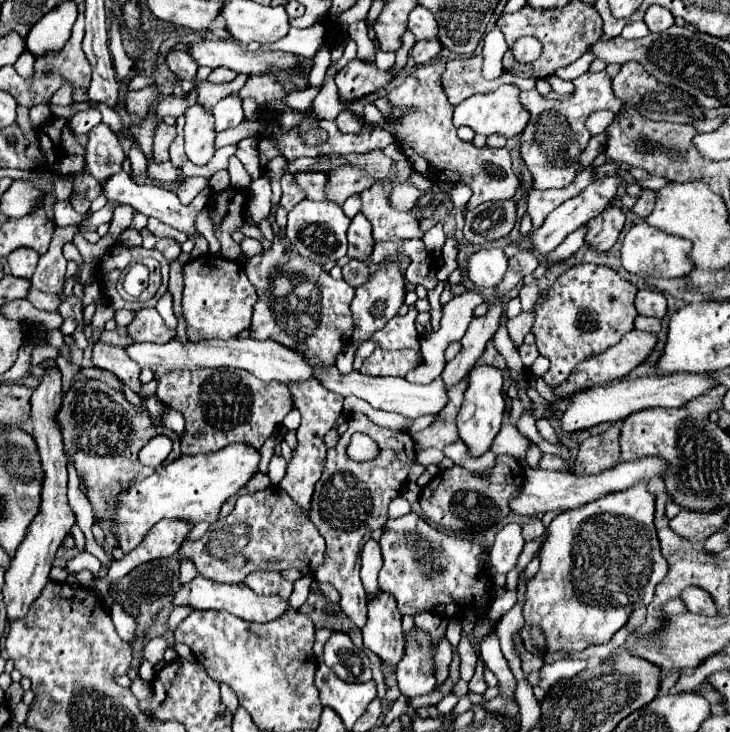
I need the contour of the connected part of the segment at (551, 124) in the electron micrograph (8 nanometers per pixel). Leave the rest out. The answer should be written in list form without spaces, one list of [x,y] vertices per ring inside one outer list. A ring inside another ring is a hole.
[[[584,73],[574,83],[574,93],[566,99],[546,99],[536,89],[520,93],[520,103],[530,113],[528,127],[522,131],[522,145],[520,155],[532,173],[532,187],[544,189],[544,187],[566,187],[574,181],[574,177],[582,171],[578,155],[584,151],[584,147],[590,141],[590,131],[586,129],[586,119],[590,113],[598,109],[606,109],[612,113],[620,111],[620,99],[612,95],[612,85],[608,75],[602,73]]]

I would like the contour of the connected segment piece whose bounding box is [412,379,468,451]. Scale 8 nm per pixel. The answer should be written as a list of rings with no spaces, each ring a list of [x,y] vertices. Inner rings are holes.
[[[464,379],[462,383],[458,383],[456,387],[452,387],[448,391],[448,403],[446,407],[438,413],[438,419],[412,435],[414,443],[416,443],[416,451],[424,449],[424,447],[436,447],[436,449],[444,449],[446,445],[458,441],[458,431],[456,431],[456,415],[460,411],[460,405],[462,405],[462,393],[466,391],[468,387],[468,381]]]

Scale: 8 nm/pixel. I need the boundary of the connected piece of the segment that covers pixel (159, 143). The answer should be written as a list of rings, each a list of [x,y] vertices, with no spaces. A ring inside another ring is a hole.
[[[156,127],[156,133],[154,133],[154,155],[156,155],[156,161],[166,161],[168,159],[168,149],[174,141],[174,127]]]

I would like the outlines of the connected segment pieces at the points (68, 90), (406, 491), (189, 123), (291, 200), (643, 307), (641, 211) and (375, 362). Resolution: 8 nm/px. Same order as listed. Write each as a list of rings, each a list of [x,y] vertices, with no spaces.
[[[64,81],[62,87],[52,95],[52,101],[50,103],[56,103],[56,105],[70,105],[72,103],[72,95],[74,95],[74,87],[70,81]]]
[[[408,481],[404,484],[404,487],[402,487],[401,494],[403,494],[410,504],[413,504],[419,500],[421,491],[422,489],[416,482]]]
[[[194,103],[186,111],[186,155],[196,165],[206,165],[216,153],[216,131],[214,131],[214,115]]]
[[[286,175],[282,177],[282,199],[280,199],[280,205],[290,211],[298,201],[302,201],[306,195],[304,195],[304,189],[300,185],[294,183],[294,175]]]
[[[642,289],[636,295],[636,309],[640,315],[646,317],[664,317],[666,309],[668,309],[668,301],[660,291],[652,291],[652,289]]]
[[[644,189],[642,195],[640,195],[640,199],[638,199],[638,203],[632,207],[632,211],[636,215],[640,215],[640,217],[646,219],[652,213],[652,209],[654,209],[654,201],[656,201],[656,191]]]
[[[376,349],[368,359],[364,359],[360,371],[364,375],[392,375],[404,377],[408,371],[420,365],[420,353],[414,349]]]

